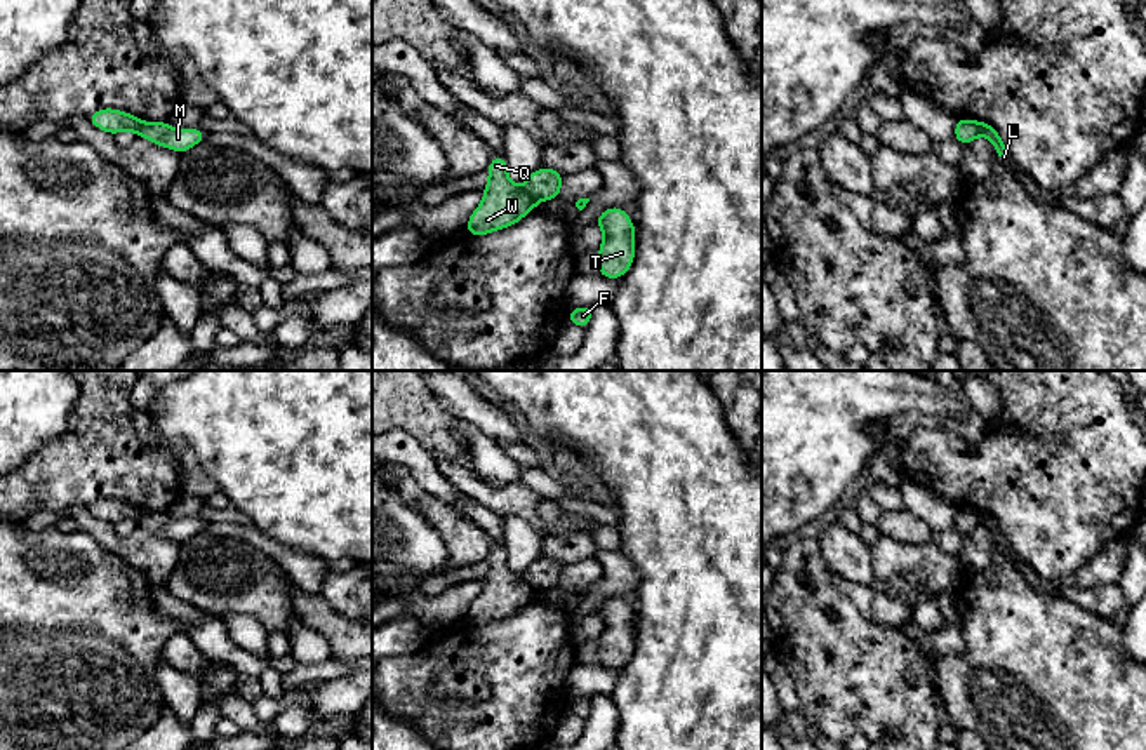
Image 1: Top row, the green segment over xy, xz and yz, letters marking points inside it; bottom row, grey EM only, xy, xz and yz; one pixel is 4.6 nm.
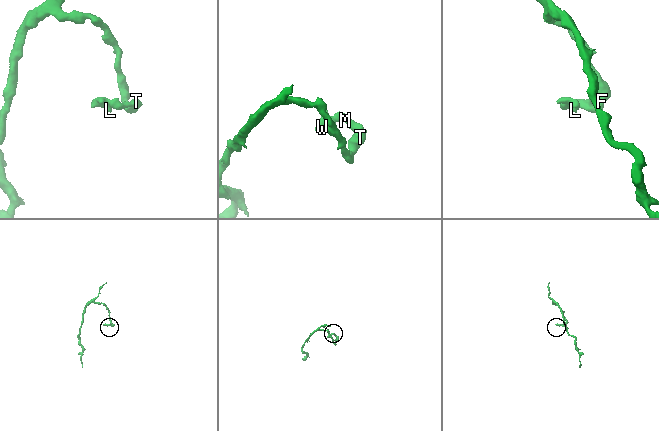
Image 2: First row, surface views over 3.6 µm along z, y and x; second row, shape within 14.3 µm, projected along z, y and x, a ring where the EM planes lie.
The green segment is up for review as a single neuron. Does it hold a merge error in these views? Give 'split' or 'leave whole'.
split

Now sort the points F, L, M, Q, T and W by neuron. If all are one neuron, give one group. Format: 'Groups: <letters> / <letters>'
Groups: F M T / L Q W

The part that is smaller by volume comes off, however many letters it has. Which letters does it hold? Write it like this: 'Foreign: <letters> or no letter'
Foreign: L, Q, W

